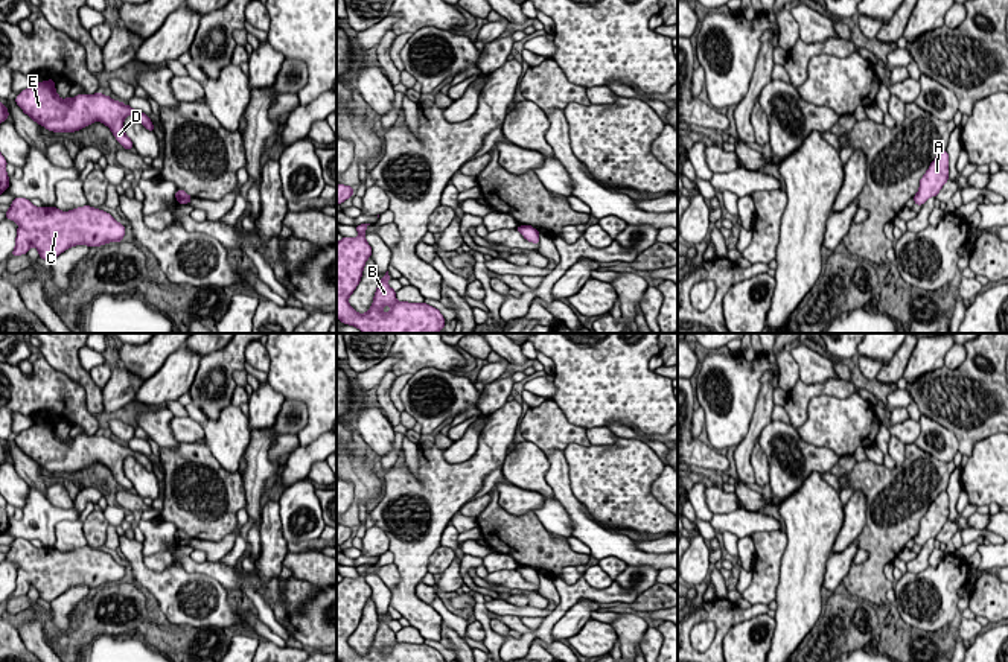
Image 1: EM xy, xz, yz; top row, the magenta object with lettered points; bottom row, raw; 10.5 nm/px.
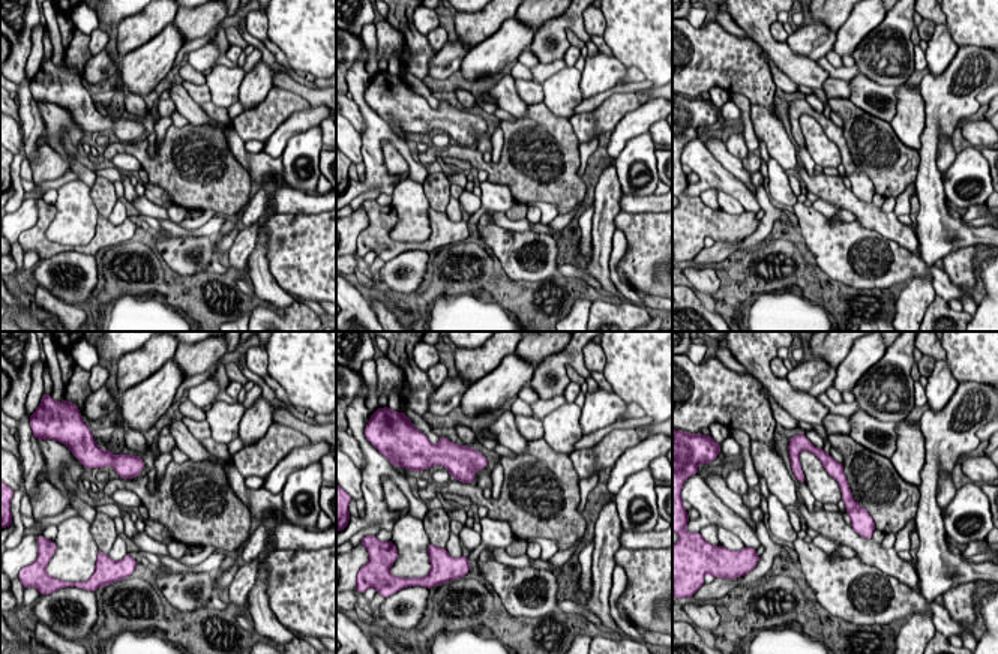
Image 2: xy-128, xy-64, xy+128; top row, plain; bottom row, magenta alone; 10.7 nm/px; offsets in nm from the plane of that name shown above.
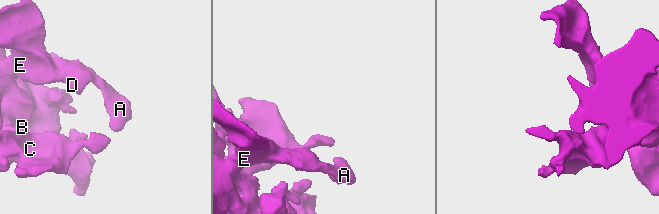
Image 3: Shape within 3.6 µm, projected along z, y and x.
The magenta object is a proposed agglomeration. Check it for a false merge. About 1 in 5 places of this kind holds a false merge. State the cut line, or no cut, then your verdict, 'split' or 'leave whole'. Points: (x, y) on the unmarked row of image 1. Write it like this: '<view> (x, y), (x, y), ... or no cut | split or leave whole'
no cut | leave whole

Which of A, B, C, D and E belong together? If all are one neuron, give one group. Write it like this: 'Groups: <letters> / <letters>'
Groups: A B C D E

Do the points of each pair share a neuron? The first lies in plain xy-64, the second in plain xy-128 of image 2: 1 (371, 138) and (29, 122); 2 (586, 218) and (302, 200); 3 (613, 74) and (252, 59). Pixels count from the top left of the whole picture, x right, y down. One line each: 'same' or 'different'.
1: same
2: same
3: different

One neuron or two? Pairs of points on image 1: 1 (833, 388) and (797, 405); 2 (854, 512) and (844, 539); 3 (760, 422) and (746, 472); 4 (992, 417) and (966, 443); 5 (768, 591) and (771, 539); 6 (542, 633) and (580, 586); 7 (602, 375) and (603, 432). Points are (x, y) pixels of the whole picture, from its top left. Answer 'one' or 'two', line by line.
1: one
2: one
3: one
4: one
5: one
6: one
7: two

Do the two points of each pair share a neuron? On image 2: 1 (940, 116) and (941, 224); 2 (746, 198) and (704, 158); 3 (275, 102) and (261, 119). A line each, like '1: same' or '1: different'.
1: same
2: same
3: same

